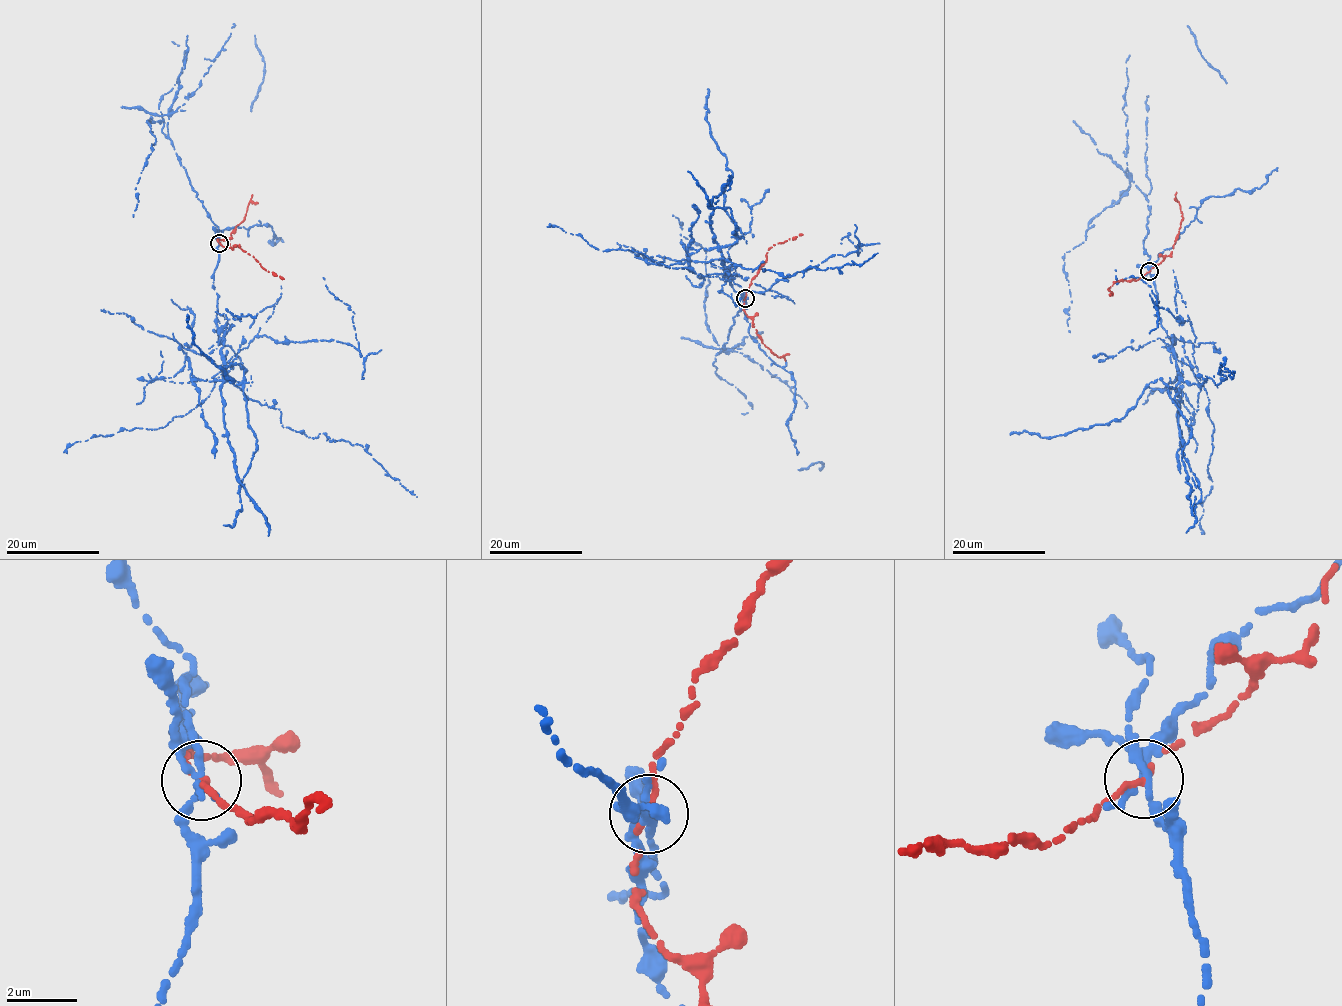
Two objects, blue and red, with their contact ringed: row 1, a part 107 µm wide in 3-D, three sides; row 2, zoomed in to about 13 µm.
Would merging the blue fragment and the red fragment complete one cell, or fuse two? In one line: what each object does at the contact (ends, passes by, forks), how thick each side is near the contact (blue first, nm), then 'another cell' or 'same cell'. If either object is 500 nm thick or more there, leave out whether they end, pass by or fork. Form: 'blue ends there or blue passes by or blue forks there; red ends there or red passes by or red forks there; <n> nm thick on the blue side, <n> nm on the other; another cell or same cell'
blue forks there; red passes by; 200 nm thick on the blue side, 140 nm on the other; another cell

